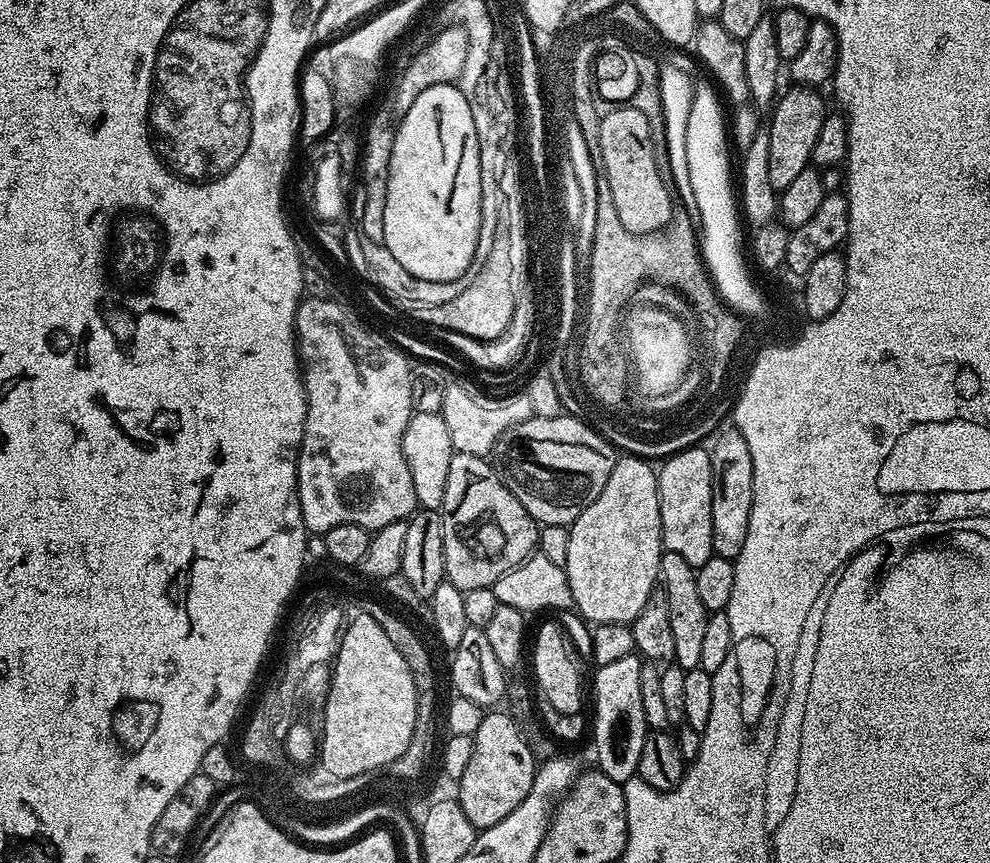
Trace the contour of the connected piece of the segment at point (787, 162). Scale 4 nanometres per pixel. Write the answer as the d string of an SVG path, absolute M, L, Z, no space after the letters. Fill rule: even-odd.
M792 86L788 93L781 95L771 109L772 121L766 129L770 138L769 168L771 185L777 190L784 189L794 181L802 170L810 167L814 142L818 142L818 130L826 115L824 100L812 86Z

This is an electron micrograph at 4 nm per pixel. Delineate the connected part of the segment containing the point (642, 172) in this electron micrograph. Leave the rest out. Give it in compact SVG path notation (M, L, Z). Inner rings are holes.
M616 106L612 110L613 112L605 111L601 115L601 128L598 131L598 160L602 165L603 179L609 188L609 194L614 196L615 209L626 230L643 236L659 232L672 222L674 196L654 162L651 125L646 114L642 114L642 110L637 108Z

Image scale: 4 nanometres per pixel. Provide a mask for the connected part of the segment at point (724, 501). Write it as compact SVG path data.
M735 430L722 433L721 436L717 438L716 445L711 445L710 451L712 454L712 521L714 522L712 551L715 555L734 562L738 558L738 554L742 554L742 546L746 543L746 530L750 527L750 506L754 502L754 462L750 458L750 446L746 446L746 438L742 438L742 434Z

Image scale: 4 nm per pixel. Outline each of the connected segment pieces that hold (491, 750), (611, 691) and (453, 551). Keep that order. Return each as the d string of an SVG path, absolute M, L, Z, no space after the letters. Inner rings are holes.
M489 711L482 718L482 726L478 726L472 737L474 754L470 754L470 766L466 766L466 774L458 781L458 799L466 818L478 830L483 830L502 822L526 794L530 794L530 786L536 777L538 761L532 755L530 746L522 738L518 726L512 721L507 711Z
M631 654L617 658L614 662L599 666L595 669L596 677L590 680L590 696L596 699L596 721L591 721L590 736L596 739L596 760L599 771L606 773L614 782L625 784L637 775L638 758L642 758L642 742L650 731L646 722L646 714L642 710L642 690L640 689L639 655Z
M456 452L450 458L446 498L439 511L444 522L444 579L462 593L490 588L538 548L538 525L510 494L485 457Z

